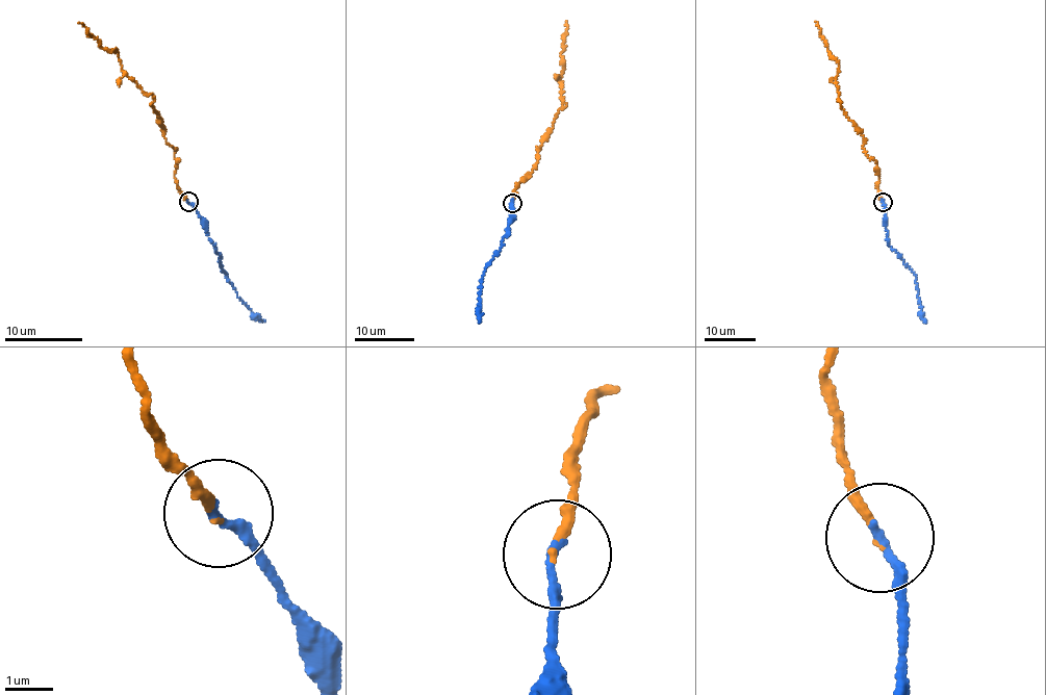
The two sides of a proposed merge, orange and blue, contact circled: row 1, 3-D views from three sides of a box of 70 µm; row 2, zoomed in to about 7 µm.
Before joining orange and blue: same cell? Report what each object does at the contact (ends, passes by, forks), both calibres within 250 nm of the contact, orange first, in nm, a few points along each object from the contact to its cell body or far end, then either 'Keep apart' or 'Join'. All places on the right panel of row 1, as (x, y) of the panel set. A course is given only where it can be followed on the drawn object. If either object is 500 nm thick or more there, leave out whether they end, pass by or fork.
At the ring orange ends. At the ring blue ends. Thickness 140 nm (orange) against 190 nm. Course of orange: (883, 203), (875, 161), (865, 152), (863, 136), (845, 114), (835, 81), (839, 65), (831, 58), (815, 22). Course of blue: (883, 202), (888, 242), (915, 276), (925, 323). Join

